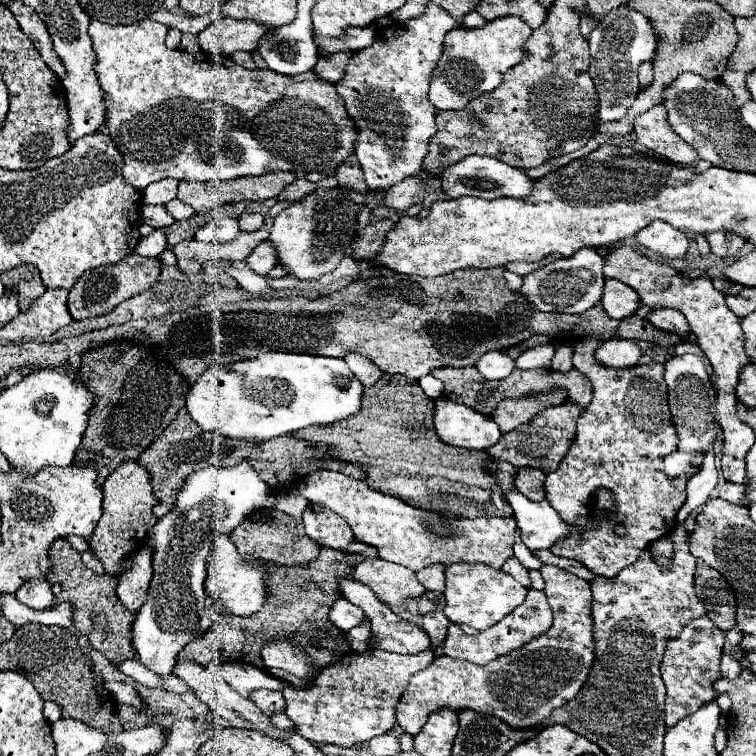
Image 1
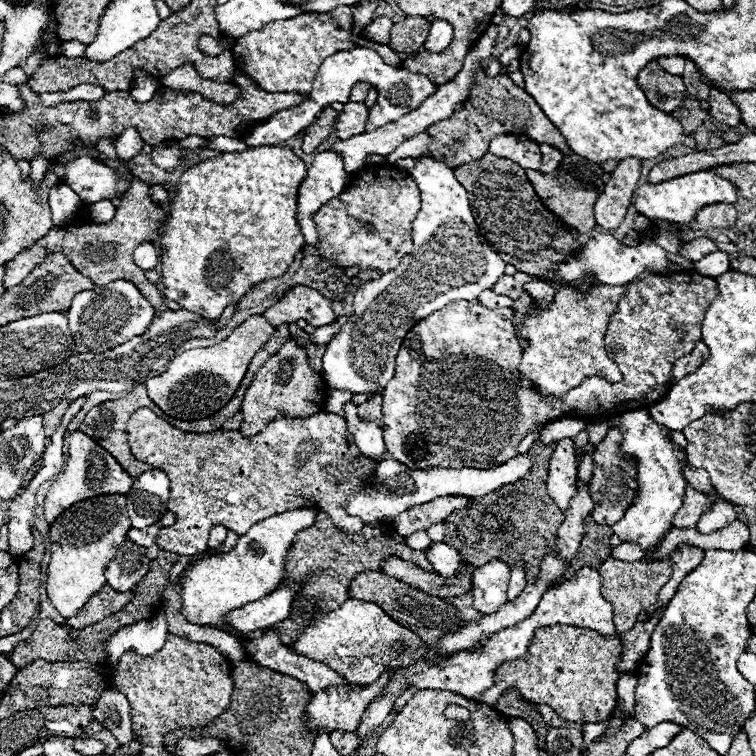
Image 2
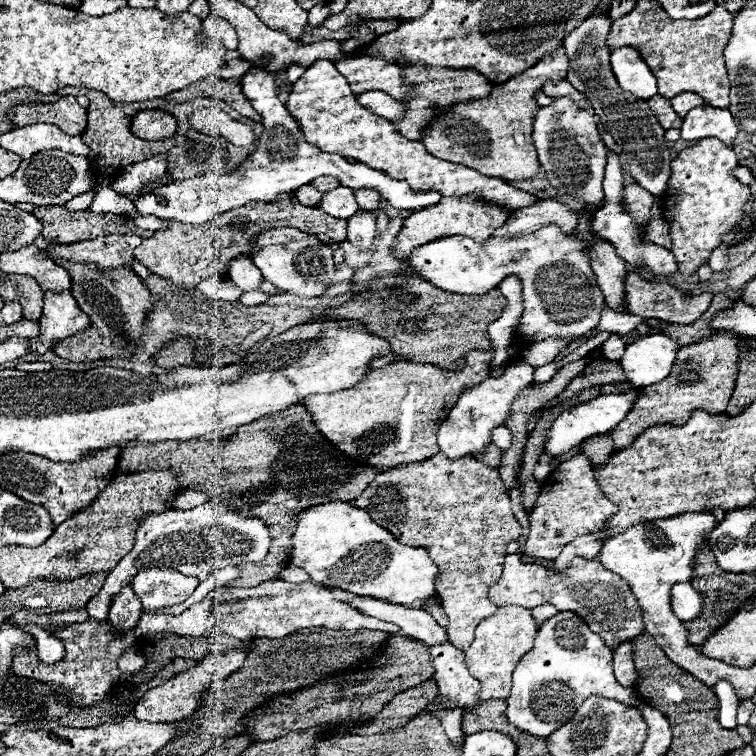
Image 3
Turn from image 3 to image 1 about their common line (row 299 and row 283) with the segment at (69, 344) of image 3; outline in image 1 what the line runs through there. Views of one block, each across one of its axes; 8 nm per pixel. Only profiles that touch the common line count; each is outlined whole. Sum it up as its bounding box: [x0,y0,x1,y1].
[68,252,160,320]

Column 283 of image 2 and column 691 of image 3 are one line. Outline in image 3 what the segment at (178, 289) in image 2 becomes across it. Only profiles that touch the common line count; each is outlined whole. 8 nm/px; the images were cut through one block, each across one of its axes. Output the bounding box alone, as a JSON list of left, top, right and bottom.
[660,138,750,278]

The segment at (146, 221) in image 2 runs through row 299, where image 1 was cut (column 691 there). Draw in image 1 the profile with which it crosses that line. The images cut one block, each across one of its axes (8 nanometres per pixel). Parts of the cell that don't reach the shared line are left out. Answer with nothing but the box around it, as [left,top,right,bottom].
[634,104,698,166]

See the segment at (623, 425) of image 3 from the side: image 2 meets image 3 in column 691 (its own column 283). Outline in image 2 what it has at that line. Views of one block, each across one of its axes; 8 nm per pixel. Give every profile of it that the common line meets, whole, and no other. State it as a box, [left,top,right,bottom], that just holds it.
[240,338,328,438]

